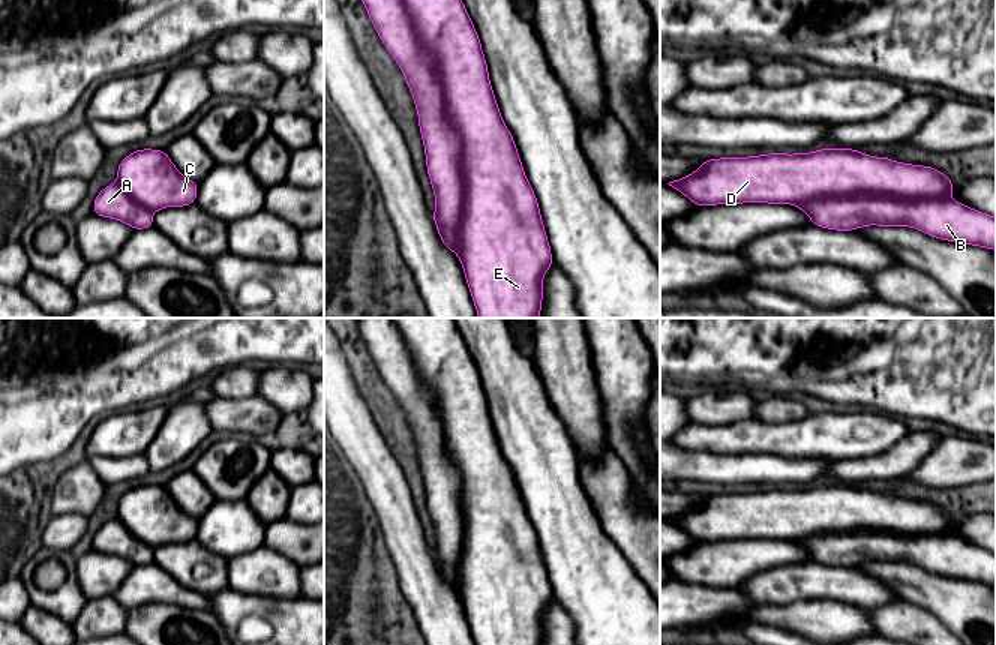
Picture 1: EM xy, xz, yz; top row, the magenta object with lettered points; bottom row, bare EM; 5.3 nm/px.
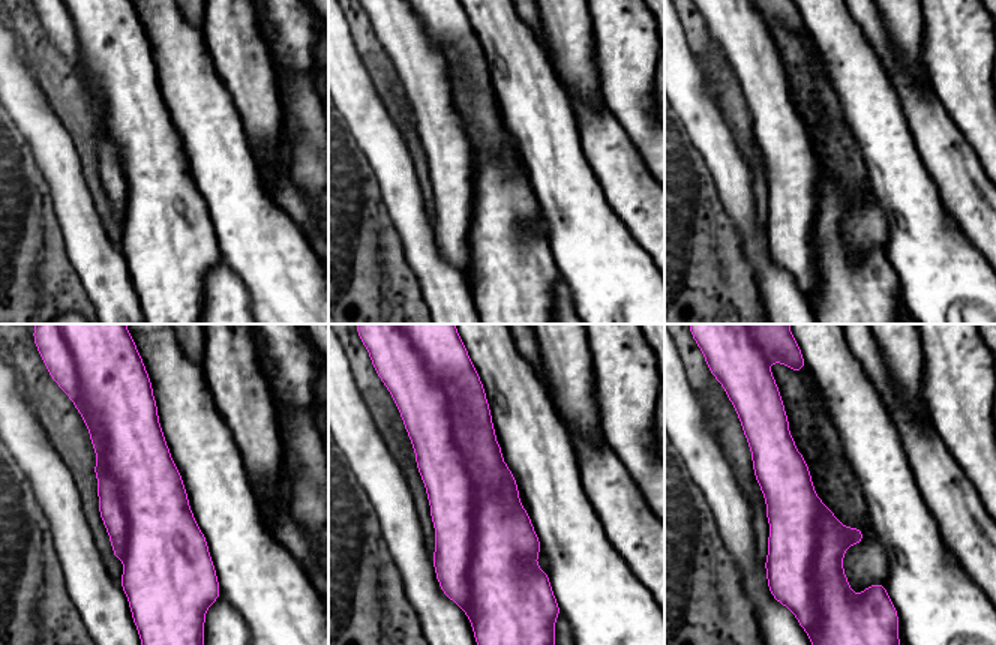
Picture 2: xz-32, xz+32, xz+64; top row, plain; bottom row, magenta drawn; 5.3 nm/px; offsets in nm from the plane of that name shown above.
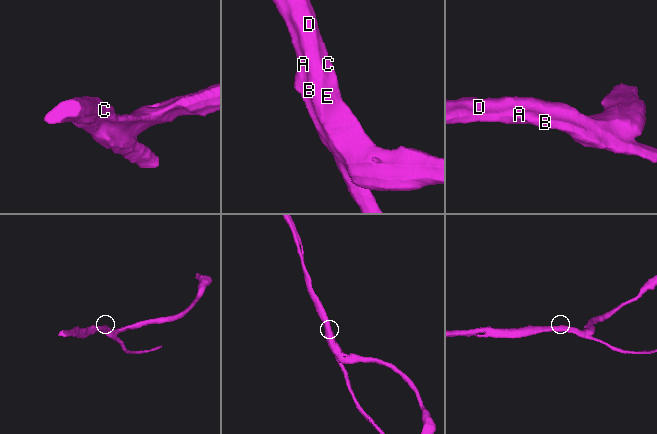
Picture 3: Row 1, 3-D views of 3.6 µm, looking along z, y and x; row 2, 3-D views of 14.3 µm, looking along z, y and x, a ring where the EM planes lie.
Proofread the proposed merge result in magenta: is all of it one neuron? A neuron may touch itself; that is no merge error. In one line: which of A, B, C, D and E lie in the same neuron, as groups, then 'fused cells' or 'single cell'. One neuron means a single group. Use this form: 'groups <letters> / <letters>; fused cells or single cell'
groups A B / C D E; fused cells

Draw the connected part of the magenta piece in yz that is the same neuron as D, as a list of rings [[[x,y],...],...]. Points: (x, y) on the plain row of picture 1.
[[[822,484],[810,489],[758,490],[746,494],[705,495],[688,512],[669,518],[698,543],[718,540],[802,540],[820,532],[844,532],[876,530],[906,536],[950,534],[956,518],[934,502],[897,498],[891,494],[878,494],[856,484]]]

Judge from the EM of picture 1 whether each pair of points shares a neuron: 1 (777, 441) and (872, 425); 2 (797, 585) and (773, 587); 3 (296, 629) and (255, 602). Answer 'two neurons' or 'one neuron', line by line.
1: one neuron
2: one neuron
3: one neuron

